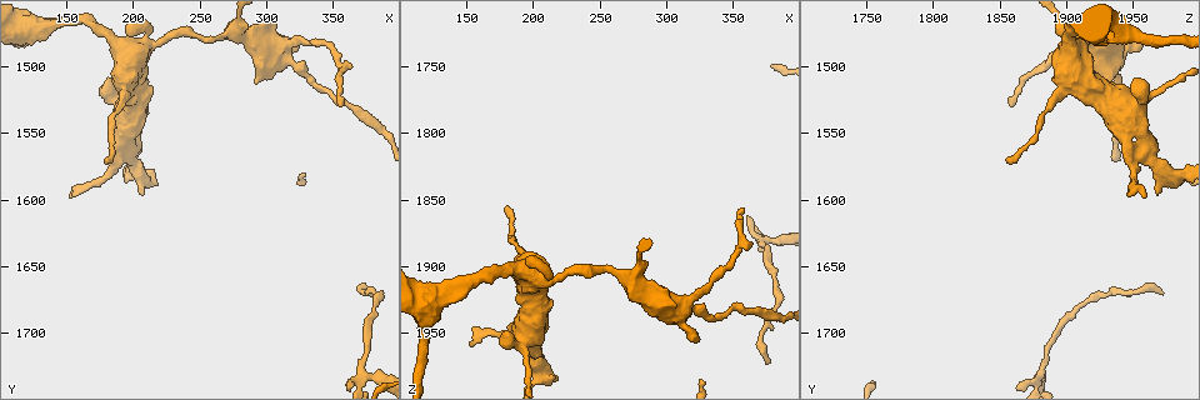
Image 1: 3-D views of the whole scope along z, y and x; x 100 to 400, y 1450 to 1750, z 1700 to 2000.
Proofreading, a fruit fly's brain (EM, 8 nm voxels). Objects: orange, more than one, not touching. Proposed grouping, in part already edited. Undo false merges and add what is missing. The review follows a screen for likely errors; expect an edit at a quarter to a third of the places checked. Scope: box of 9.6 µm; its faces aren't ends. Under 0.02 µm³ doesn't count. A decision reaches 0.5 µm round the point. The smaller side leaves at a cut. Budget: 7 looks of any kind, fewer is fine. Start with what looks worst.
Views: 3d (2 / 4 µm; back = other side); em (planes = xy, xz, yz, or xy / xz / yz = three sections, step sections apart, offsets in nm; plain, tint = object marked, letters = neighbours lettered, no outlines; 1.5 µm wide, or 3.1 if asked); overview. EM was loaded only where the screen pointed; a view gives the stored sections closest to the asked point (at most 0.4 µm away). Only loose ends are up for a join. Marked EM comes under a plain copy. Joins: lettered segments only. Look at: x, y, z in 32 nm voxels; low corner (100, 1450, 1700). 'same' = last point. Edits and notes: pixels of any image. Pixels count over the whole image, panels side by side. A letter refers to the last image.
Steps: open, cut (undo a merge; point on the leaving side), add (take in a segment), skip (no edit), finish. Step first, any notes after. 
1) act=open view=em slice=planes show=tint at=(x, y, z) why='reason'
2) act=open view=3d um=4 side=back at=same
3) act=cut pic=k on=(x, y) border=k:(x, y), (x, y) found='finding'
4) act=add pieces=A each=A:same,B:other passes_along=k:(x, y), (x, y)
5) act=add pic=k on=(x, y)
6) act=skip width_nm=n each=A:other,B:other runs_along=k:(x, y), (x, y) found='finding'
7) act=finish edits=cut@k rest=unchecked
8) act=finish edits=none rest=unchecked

act=open view=em slice=xz step=8 show=letters at=(152, 1598, 1960) why='branch stops here'

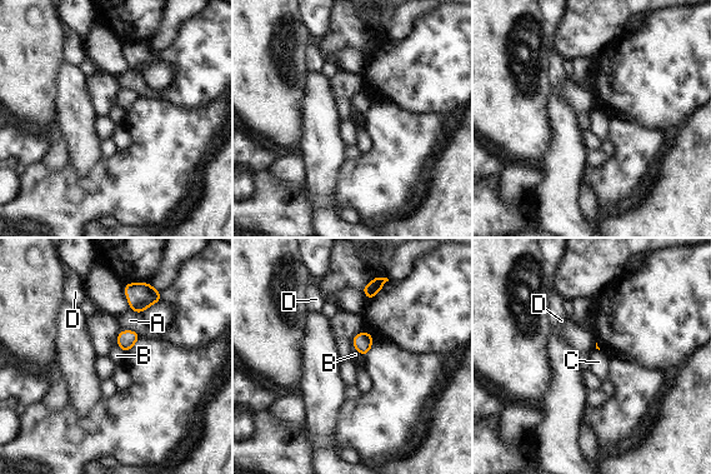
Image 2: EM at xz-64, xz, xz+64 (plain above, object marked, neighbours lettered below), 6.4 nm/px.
act=open view=em slice=planes show=letters at=same

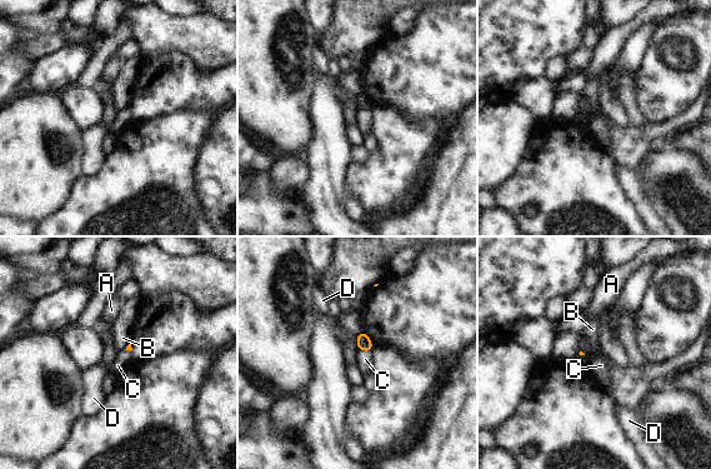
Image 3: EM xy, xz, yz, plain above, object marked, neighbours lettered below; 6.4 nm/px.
act=skip each=A:other,B:other,C:other,D:other border=3:(360, 350), (371, 352) found='none of them fits'

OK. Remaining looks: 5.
act=open view=3d um=2 at=(376, 1672, 1972) why='free end'

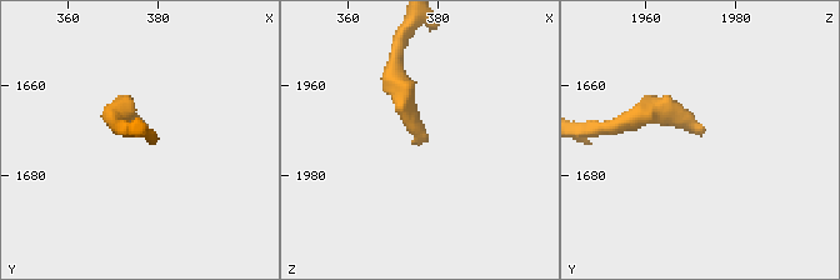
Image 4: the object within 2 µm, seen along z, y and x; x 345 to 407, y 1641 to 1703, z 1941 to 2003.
act=open view=em slice=xz step=8 show=tint at=(377, 1672, 1972) why='shape alone is not enough'

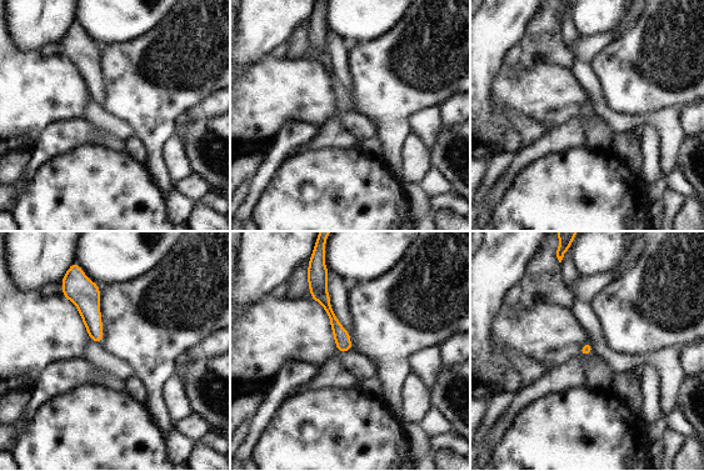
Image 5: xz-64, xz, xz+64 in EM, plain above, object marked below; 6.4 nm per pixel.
act=open view=em slice=planes show=letters at=same why='another direction'

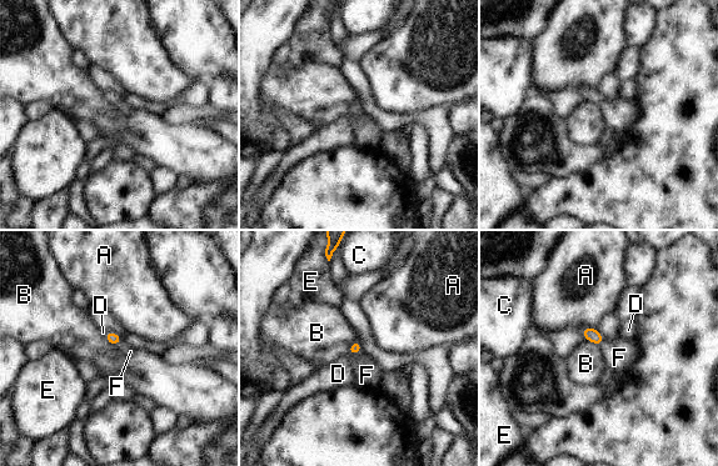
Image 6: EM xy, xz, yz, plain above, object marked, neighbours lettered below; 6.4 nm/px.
act=add pieces=D each=A:other,B:other,C:other,D:same,E:other,F:other passes_along=6:(355, 347), (352, 354), (338, 374) found='the neuron continues'

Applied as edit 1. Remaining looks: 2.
act=open view=overview why='redraw'

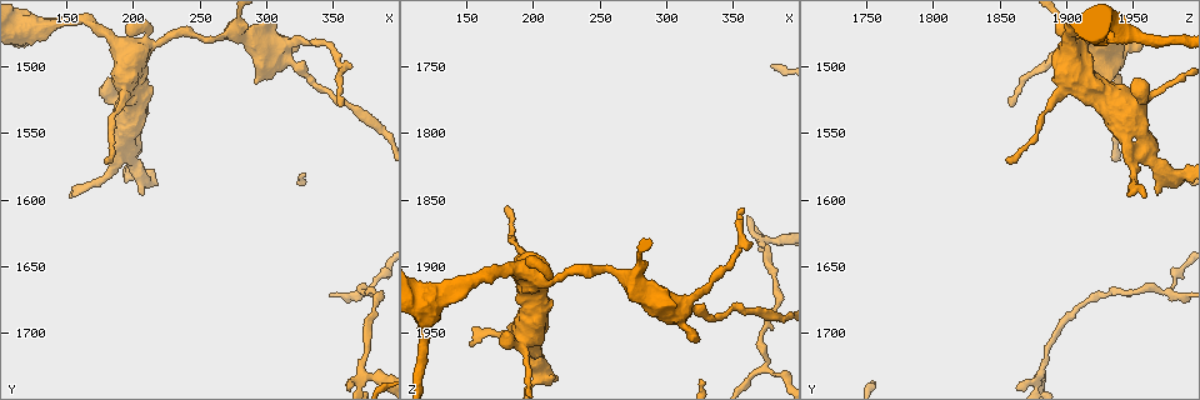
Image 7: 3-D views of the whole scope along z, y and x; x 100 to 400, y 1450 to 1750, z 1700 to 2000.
act=open view=em slice=planes show=letters at=(354, 1532, 1858)

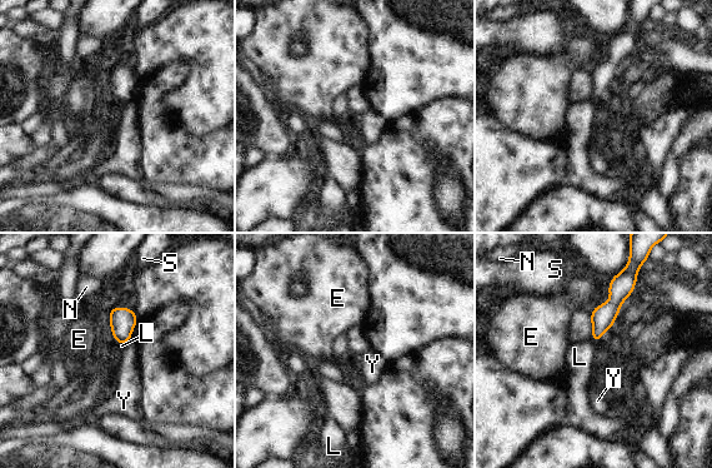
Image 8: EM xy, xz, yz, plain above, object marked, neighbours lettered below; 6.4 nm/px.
act=skip each=E:other,L:other,N:other,S:other,Y:other found='none of them fits'

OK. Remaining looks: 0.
act=finish edits=add@6 rest=unchecked

